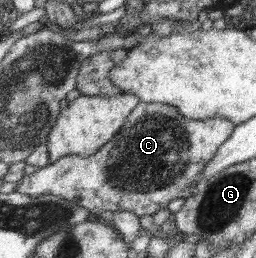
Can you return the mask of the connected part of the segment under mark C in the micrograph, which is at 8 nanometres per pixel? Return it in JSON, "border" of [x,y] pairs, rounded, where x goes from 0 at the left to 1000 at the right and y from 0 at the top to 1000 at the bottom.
{"border":[[[551,399],[500,453],[496,477],[426,543],[387,589],[359,605],[254,605],[195,628],[184,643],[98,678],[63,721],[86,756],[207,756],[297,787],[363,833],[402,822],[500,818],[535,841],[605,833],[613,814],[652,810],[652,791],[684,767],[730,767],[754,756],[754,713],[816,628],[848,605],[855,578],[922,508],[922,484],[887,457],[816,465],[738,465],[672,407],[625,399]]]}

